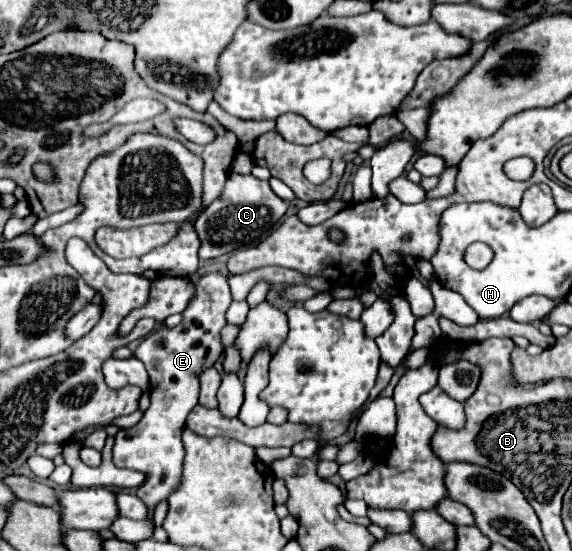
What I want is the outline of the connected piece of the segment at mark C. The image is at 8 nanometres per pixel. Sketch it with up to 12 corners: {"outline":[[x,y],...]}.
{"outline":[[231,174],[195,222],[199,258],[267,234],[287,202],[253,174]]}

